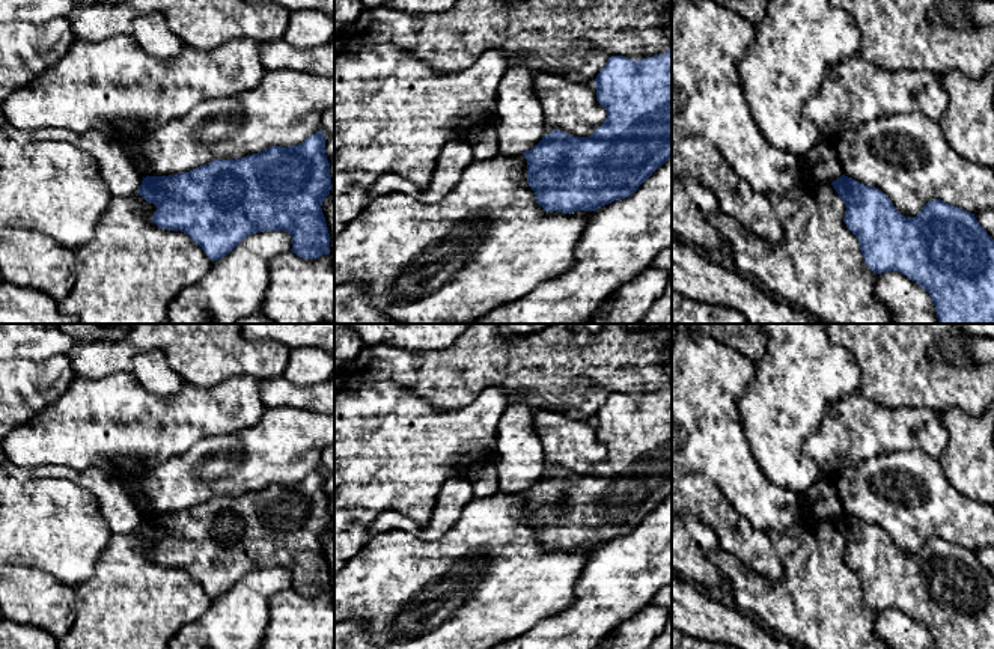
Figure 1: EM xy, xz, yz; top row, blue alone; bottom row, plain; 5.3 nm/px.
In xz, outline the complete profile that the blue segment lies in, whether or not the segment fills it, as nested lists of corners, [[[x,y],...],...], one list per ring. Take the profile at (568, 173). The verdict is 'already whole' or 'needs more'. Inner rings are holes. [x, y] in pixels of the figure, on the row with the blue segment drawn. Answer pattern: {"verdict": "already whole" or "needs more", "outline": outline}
{"verdict": "already whole", "outline": [[[672,44],[664,54],[636,62],[624,56],[611,56],[596,75],[595,86],[596,101],[607,110],[601,126],[589,137],[574,137],[553,129],[535,148],[523,152],[527,160],[527,184],[547,212],[596,211],[625,199],[672,158]]]}

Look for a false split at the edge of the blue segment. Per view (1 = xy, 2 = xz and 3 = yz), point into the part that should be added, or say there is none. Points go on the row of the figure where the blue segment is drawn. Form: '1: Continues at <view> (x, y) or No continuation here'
1: No continuation here
2: No continuation here
3: No continuation here

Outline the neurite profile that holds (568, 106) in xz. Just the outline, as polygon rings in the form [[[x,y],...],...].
[[[533,72],[533,90],[544,114],[545,136],[560,129],[568,136],[589,137],[607,117],[596,101],[595,83],[577,83],[559,72]]]

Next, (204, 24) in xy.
[[[125,0],[122,3],[75,3],[68,21],[80,41],[98,42],[116,35],[133,36],[137,17],[161,12],[185,47],[211,51],[227,41],[245,38],[258,42],[283,39],[291,11],[276,3],[252,5],[245,0]]]

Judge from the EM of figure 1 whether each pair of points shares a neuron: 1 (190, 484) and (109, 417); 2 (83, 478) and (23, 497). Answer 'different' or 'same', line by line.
1: different
2: different

